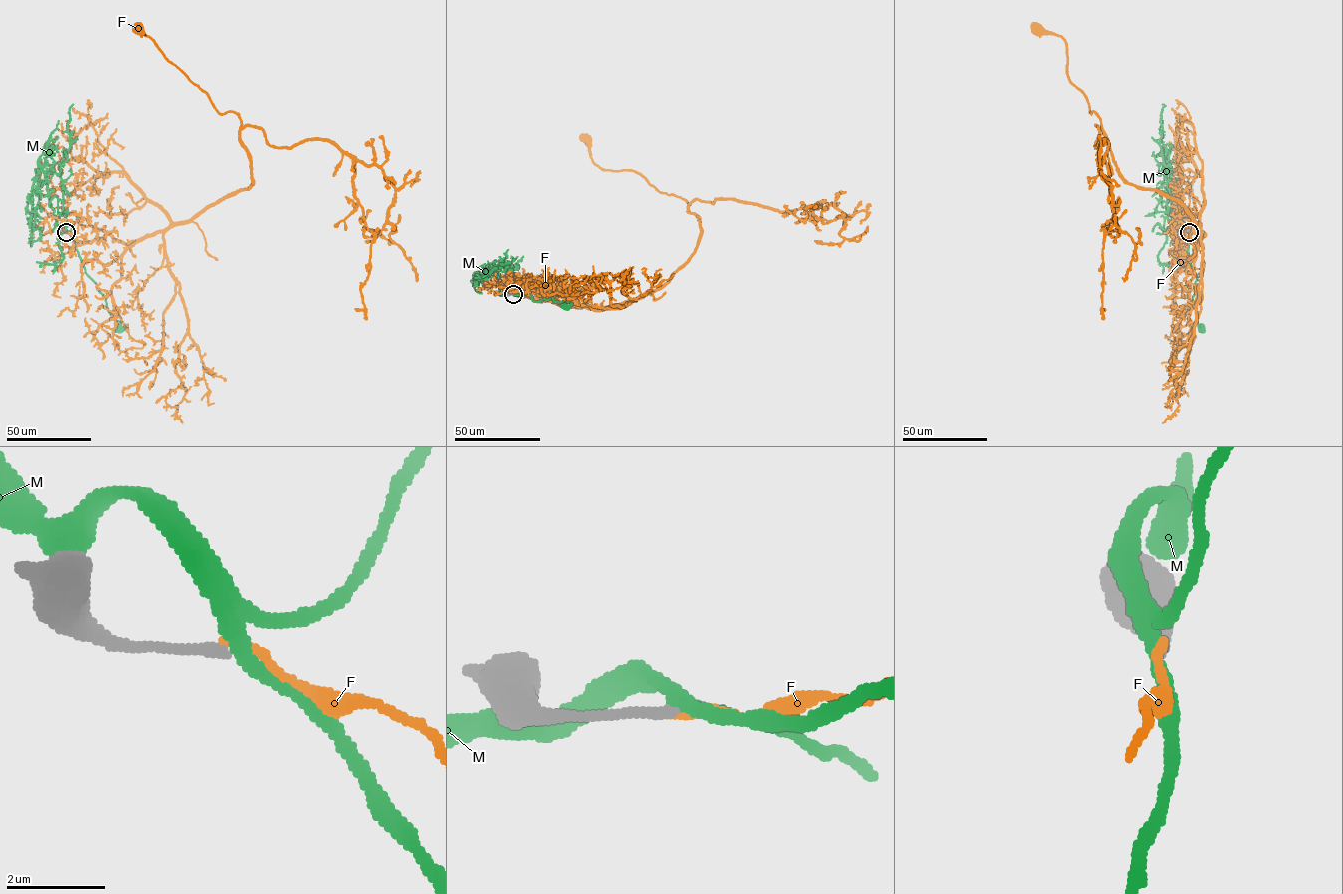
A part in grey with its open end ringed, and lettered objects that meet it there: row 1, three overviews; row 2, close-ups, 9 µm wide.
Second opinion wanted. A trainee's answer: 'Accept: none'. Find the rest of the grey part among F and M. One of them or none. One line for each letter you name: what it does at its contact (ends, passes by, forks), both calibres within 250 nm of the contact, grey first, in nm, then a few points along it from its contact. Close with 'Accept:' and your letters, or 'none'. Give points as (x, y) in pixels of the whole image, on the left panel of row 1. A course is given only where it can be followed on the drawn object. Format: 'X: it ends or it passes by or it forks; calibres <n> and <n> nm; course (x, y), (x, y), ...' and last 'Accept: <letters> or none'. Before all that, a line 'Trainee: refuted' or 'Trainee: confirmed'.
Trainee: confirmed
Accept: none

